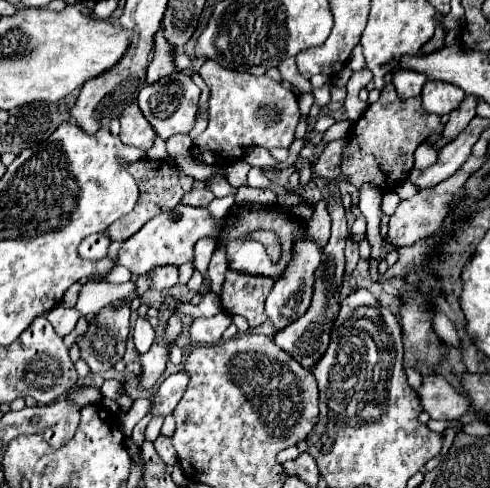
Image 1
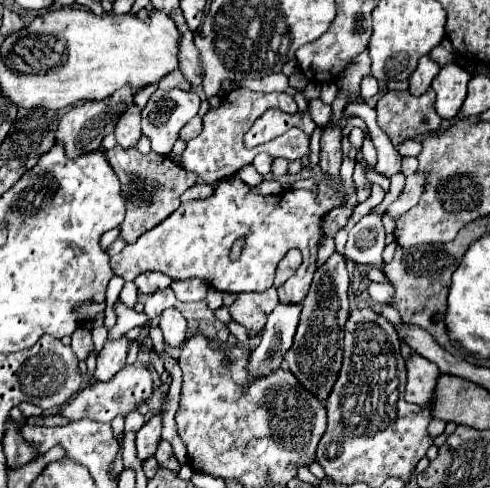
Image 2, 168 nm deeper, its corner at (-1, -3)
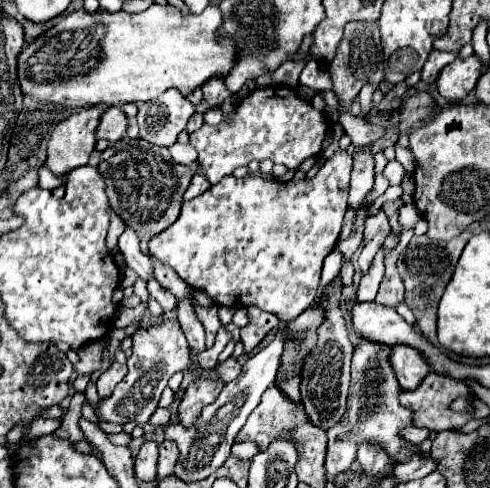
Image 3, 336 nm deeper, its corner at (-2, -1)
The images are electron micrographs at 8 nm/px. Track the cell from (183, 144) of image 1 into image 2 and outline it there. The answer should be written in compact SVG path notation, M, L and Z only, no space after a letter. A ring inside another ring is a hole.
M194 116L194 120L188 122L188 124L180 130L180 140L182 140L182 142L190 142L192 138L196 138L196 136L200 134L200 130L202 130L202 120L200 120L200 116Z

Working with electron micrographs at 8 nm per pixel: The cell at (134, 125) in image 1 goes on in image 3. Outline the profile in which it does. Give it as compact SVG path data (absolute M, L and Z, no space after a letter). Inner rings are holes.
M109 106L101 120L99 120L99 128L95 130L95 136L101 140L107 140L111 144L115 144L117 140L121 140L127 132L127 116L121 112L119 106Z

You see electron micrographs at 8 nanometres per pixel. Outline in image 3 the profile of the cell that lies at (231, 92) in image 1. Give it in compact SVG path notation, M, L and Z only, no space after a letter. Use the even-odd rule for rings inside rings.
M271 86L251 92L237 108L233 120L223 120L219 126L203 124L191 134L191 146L199 152L199 164L211 184L217 184L223 176L229 176L235 168L247 166L251 160L271 158L275 164L283 164L287 170L297 170L307 158L321 154L323 140L331 122L321 110L315 110L311 102L297 96L293 88Z

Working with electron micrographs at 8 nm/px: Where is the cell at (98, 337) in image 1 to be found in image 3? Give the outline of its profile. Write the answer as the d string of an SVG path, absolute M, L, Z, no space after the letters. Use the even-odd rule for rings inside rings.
M113 362L113 364L99 376L99 380L97 380L97 394L99 394L99 398L103 400L103 398L111 396L113 388L125 378L125 374L127 374L127 366L123 366L123 364L119 364L119 362Z

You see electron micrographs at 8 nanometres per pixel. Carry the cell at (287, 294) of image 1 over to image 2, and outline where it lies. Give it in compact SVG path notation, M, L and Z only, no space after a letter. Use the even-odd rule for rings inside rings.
M278 304L272 310L272 314L268 316L268 322L264 326L262 340L250 356L250 366L248 366L250 376L254 376L254 378L264 376L282 364L284 352L292 346L300 310L302 310L300 304L294 304L294 306Z

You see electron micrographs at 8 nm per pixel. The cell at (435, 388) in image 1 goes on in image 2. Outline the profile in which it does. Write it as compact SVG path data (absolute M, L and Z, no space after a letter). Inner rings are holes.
M412 356L406 362L408 368L408 384L406 384L406 402L418 404L418 406L432 406L434 400L434 386L438 384L440 370L430 360L422 356Z

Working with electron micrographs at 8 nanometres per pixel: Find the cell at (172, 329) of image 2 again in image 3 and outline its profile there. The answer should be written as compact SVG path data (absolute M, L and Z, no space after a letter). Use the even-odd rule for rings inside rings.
M149 278L149 280L147 280L147 290L149 290L149 294L161 304L161 308L163 308L165 312L171 312L171 310L175 308L177 298L175 298L169 290L165 290L155 278Z

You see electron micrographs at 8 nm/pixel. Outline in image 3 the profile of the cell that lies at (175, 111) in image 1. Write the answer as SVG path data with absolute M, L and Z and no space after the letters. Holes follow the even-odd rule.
M169 88L157 100L139 104L137 124L139 138L155 146L173 146L177 136L185 130L195 106L177 90Z

